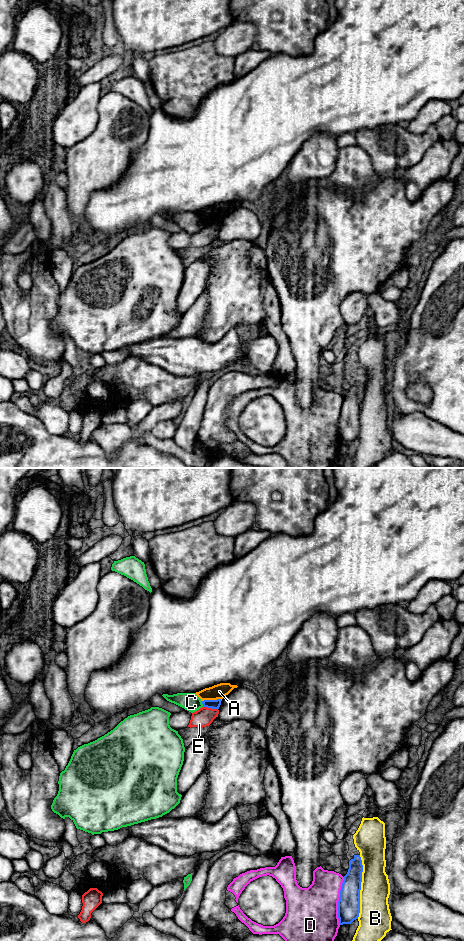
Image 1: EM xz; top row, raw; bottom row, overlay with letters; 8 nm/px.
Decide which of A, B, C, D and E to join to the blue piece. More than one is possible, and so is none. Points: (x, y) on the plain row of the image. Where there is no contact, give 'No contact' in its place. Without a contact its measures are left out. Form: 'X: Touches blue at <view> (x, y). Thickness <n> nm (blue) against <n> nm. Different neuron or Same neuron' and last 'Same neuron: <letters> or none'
A: Touches blue at xz (211, 220). Thickness 80 nm (blue) against 120 nm. Different neuron
B: Touches blue at xz (360, 407). Thickness 180 nm (blue) against 240 nm. Different neuron
C: Touches blue at xz (202, 223). Thickness 80 nm (blue) against 150 nm. Different neuron
D: Touches blue at xz (338, 421). Thickness 180 nm (blue) against 420 nm. Different neuron
E: Touches blue at xz (210, 227). Thickness 80 nm (blue) against 150 nm. Different neuron
Same neuron: none

